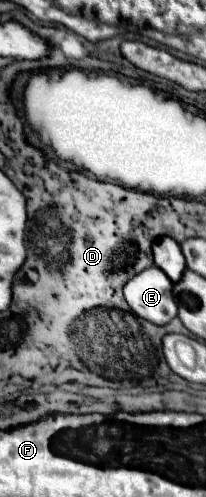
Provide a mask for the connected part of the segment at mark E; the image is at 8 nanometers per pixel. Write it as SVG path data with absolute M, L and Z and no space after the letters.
M156 266L134 276L124 286L124 296L140 318L160 326L178 314L178 306L172 298L172 280Z

